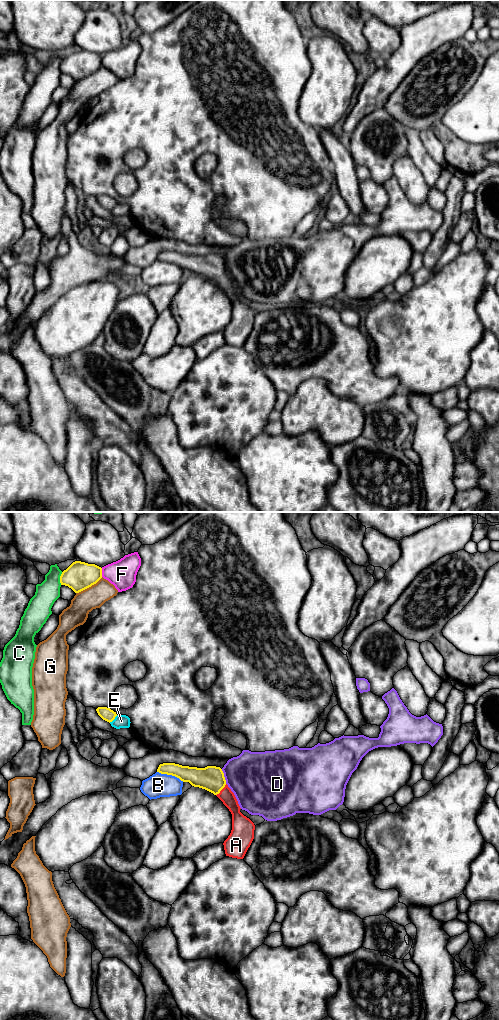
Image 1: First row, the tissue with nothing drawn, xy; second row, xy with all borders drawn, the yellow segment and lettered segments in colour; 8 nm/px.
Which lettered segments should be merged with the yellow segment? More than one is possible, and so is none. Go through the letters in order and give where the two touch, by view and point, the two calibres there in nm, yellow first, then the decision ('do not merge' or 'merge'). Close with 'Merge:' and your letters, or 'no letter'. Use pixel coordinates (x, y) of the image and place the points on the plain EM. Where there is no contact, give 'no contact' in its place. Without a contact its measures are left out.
A: meets yellow in xy at (221, 277); 200 nm thick on the yellow side, 120 nm on the other; merge
B: meets yellow in xy at (170, 262); 160 nm thick on the yellow side, 190 nm on the other; do not merge
C: meets yellow in xy at (60, 66); 220 nm thick on the yellow side, 180 nm on the other; do not merge
D: meets yellow in xy at (223, 264); 200 nm thick on the yellow side, 420 nm on the other; do not merge
E: meets yellow in xy at (113, 207); 100 nm thick on the yellow side, 110 nm on the other; do not merge
F: meets yellow in xy at (101, 60); 220 nm thick on the yellow side, 220 nm on the other; do not merge
G: meets yellow in xy at (89, 74); 220 nm thick on the yellow side, 180 nm on the other; do not merge
Merge: A

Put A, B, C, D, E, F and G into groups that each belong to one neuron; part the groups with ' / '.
A / B / C / D / E / F / G

